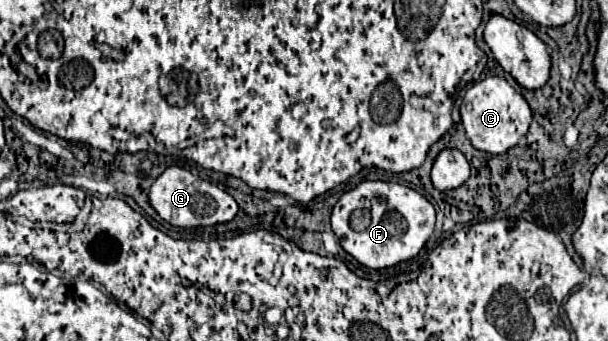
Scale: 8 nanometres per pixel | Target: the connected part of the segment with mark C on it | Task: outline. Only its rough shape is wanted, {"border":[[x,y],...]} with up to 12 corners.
{"border":[[504,77],[464,95],[470,143],[492,155],[528,135],[532,109]]}

